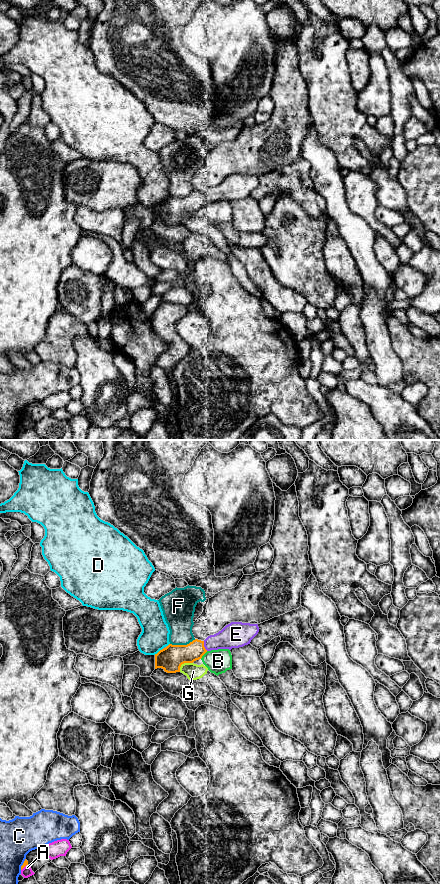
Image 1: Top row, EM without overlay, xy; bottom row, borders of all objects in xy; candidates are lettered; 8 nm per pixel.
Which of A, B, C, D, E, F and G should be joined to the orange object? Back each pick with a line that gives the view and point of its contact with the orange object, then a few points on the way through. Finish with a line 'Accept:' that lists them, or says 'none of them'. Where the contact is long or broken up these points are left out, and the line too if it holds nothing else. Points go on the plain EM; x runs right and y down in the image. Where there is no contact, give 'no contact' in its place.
Accept: none of them

